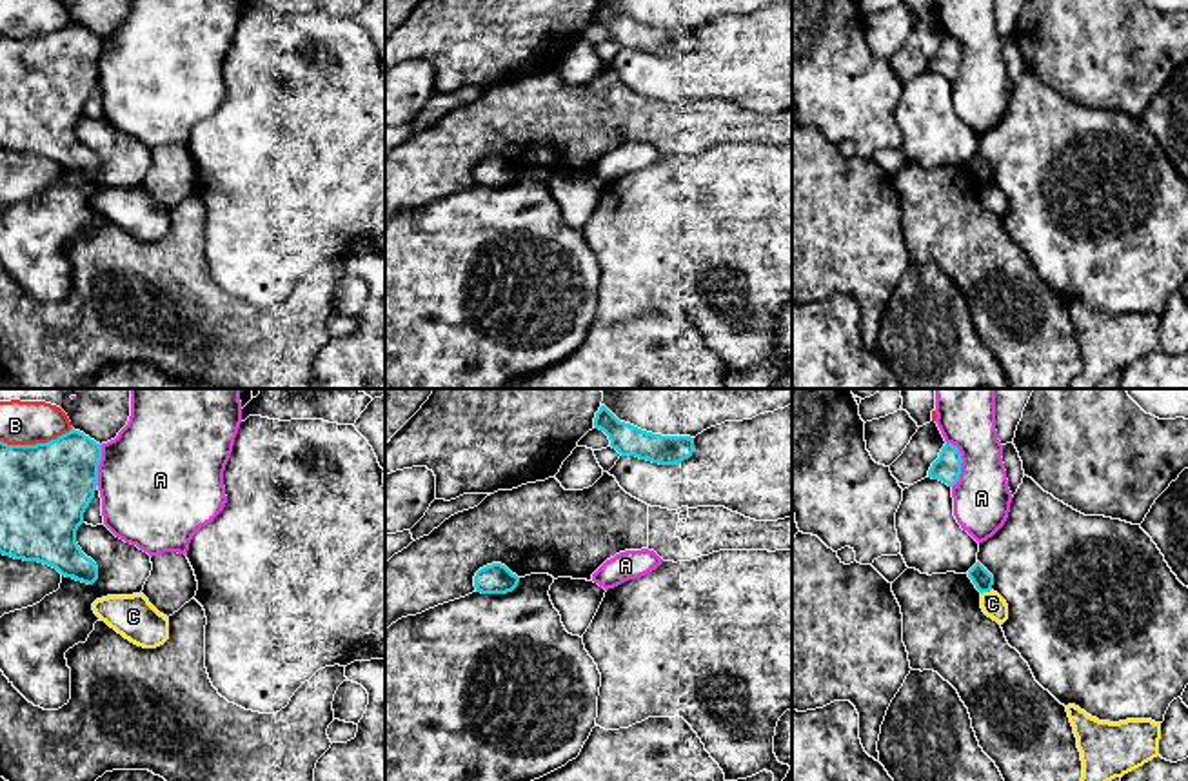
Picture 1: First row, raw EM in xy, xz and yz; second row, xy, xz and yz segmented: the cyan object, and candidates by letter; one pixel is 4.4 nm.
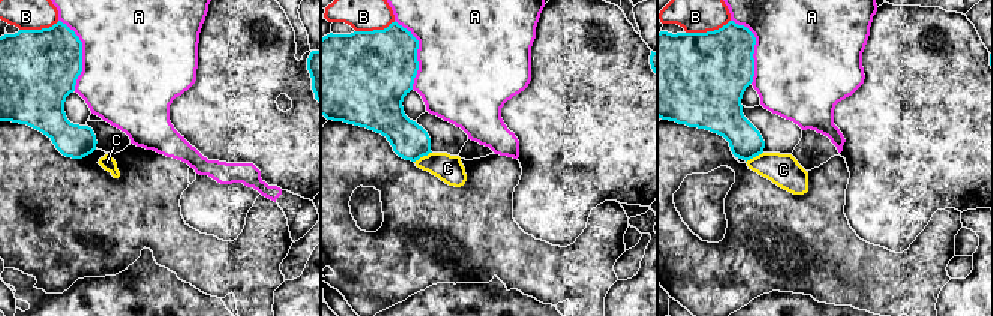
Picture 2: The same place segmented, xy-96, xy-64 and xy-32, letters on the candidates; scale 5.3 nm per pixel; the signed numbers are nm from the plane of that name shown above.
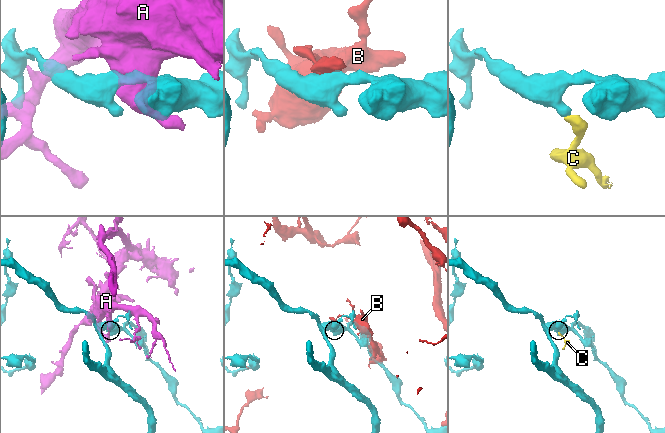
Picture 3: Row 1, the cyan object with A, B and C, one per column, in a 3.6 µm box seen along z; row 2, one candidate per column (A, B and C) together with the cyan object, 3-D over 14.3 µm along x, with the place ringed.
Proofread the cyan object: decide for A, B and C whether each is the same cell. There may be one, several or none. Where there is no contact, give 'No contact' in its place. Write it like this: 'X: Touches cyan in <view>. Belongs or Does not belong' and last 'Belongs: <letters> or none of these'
A: Touches cyan in yz. Does not belong
B: Touches cyan in xy. Does not belong
C: Touches cyan in yz. Does not belong
Belongs: none of these

